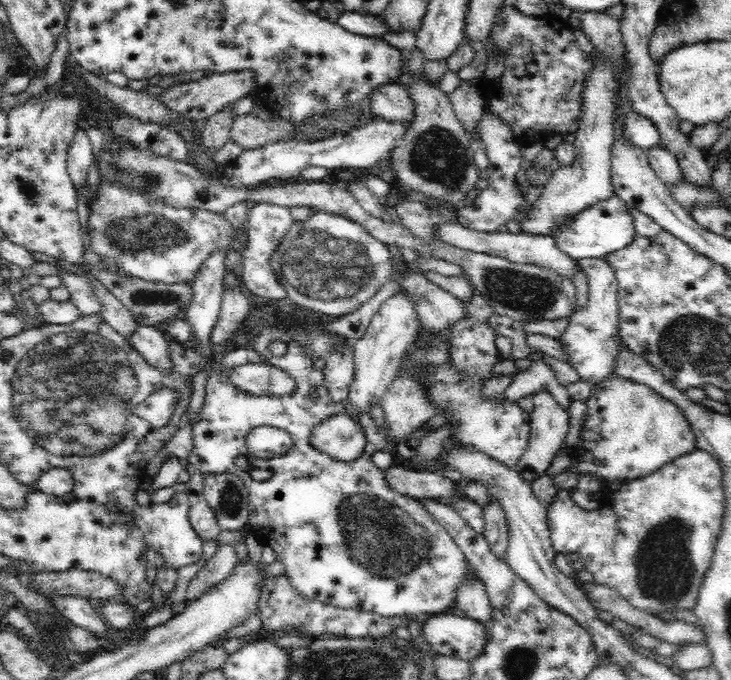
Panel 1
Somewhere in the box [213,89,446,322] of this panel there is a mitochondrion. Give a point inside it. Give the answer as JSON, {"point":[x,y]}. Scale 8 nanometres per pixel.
{"point":[320,264]}

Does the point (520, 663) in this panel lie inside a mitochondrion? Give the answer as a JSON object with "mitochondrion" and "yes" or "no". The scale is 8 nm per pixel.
{"mitochondrion":"yes"}

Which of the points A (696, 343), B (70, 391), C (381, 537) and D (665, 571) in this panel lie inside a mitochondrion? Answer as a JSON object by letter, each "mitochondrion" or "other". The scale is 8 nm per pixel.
{"A":"mitochondrion","B":"mitochondrion","C":"mitochondrion","D":"mitochondrion"}

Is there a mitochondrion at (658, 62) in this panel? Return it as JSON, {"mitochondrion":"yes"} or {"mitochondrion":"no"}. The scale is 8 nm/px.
{"mitochondrion":"no"}

